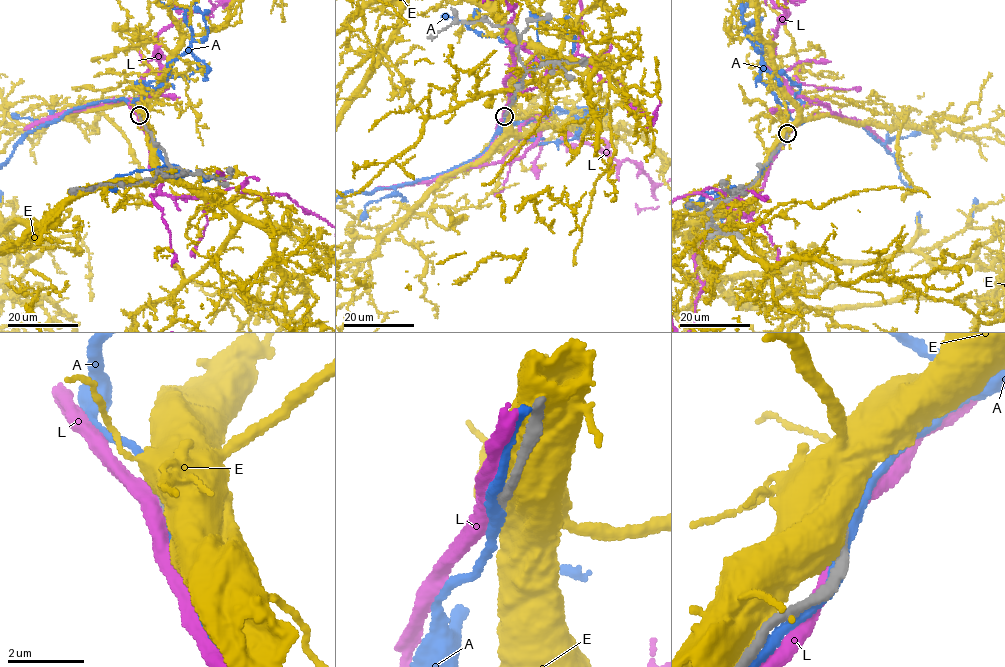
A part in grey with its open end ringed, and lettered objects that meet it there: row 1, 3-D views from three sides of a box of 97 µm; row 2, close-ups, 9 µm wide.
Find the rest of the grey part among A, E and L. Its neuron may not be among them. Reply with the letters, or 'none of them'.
none of them

